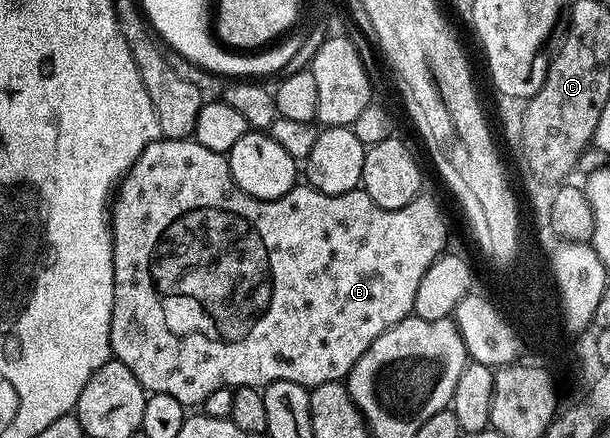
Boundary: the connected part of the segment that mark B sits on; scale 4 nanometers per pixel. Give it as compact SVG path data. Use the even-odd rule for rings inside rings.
M158 137L139 153L135 165L116 184L111 199L111 226L113 229L113 272L115 297L111 309L111 355L123 361L141 386L149 393L167 393L187 409L204 404L211 393L220 387L265 388L275 381L295 381L307 388L344 380L349 371L371 349L383 332L413 314L415 292L423 273L446 250L445 219L433 199L412 199L403 209L383 209L371 201L364 189L328 195L308 185L292 187L278 199L251 197L233 179L228 158L222 152L206 149L196 139L167 139Z

